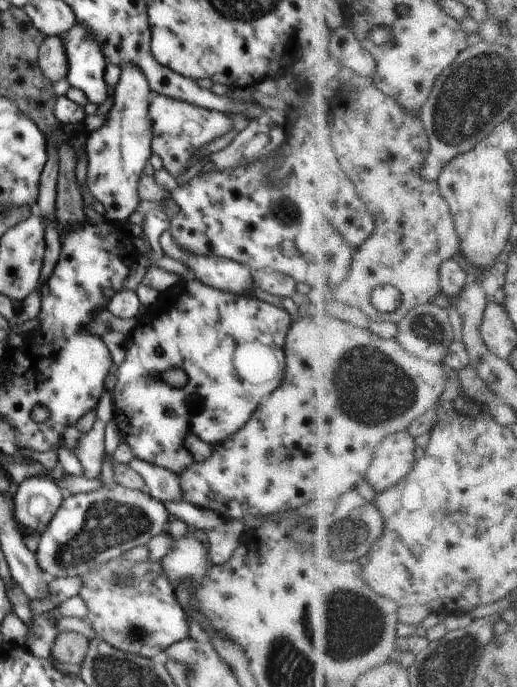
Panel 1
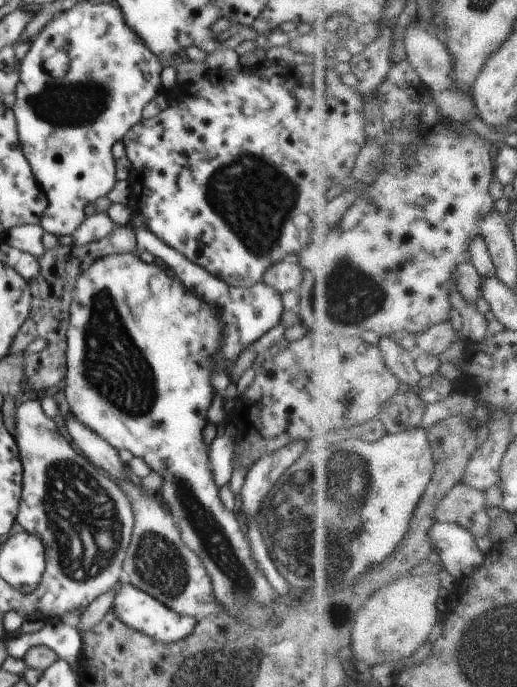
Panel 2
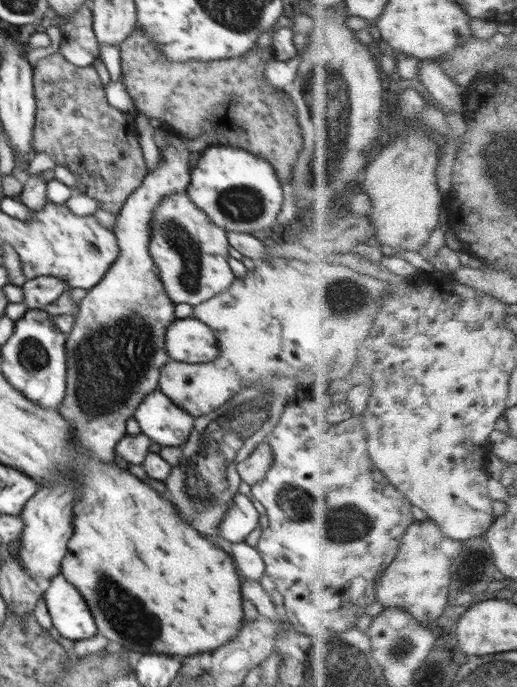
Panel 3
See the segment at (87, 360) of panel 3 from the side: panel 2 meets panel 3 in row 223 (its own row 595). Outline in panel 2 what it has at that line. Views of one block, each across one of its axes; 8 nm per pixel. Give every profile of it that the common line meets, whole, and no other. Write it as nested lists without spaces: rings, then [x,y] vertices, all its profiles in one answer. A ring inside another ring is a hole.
[[[127,581],[122,585],[119,592],[115,594],[113,609],[116,618],[126,624],[126,626],[166,644],[172,644],[185,639],[189,634],[194,632],[197,625],[196,618],[174,612],[174,610],[164,606],[164,604],[158,602],[156,598],[150,596],[147,592],[140,590]]]

